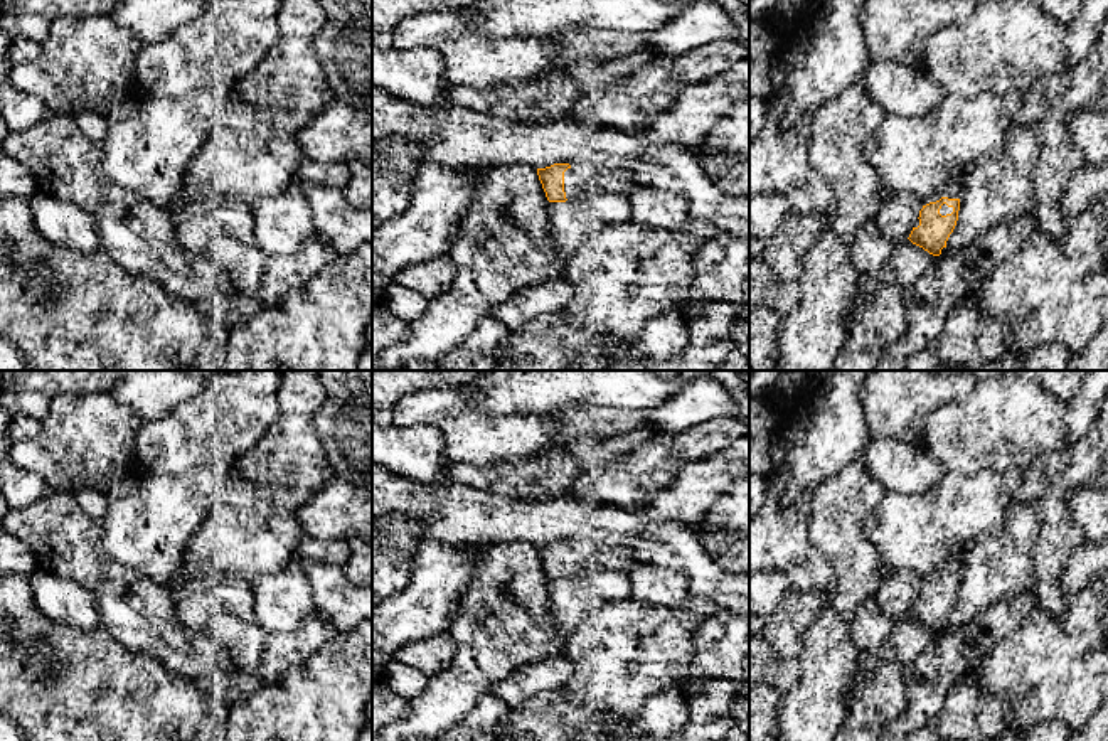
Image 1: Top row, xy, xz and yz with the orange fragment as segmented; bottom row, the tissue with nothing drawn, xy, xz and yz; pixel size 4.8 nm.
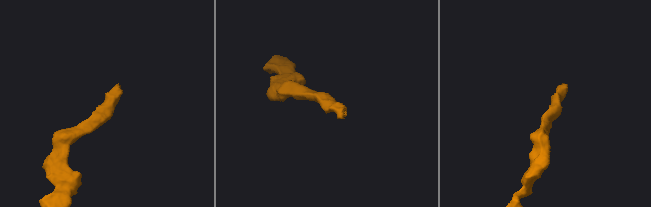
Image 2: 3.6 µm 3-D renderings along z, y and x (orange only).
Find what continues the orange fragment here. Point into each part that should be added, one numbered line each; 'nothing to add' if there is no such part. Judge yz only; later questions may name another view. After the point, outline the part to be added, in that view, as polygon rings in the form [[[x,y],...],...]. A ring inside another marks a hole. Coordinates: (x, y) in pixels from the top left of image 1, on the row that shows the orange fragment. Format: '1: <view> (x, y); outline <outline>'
nothing to add

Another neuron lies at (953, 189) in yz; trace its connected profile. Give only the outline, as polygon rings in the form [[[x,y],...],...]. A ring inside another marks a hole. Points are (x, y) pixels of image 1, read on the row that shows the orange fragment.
[[[965,172],[956,173],[943,190],[918,199],[913,194],[898,194],[884,200],[874,221],[884,237],[891,243],[901,243],[909,237],[911,231],[919,226],[919,211],[941,197],[960,199],[963,195]]]

